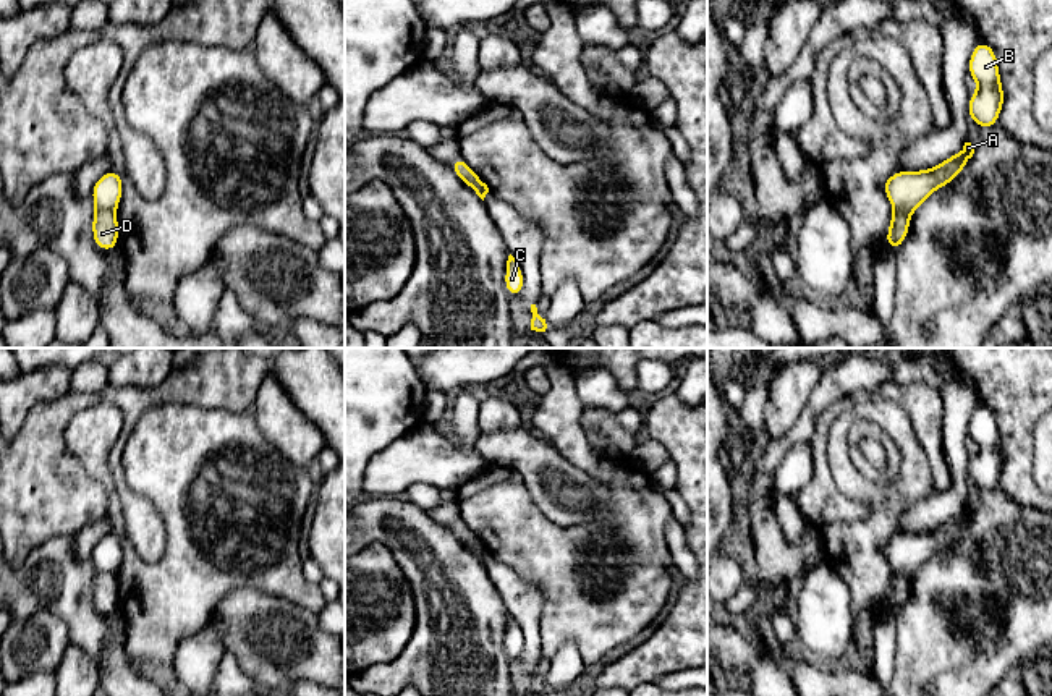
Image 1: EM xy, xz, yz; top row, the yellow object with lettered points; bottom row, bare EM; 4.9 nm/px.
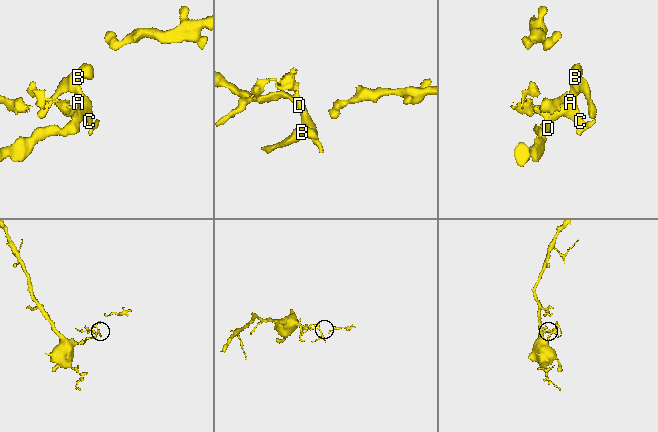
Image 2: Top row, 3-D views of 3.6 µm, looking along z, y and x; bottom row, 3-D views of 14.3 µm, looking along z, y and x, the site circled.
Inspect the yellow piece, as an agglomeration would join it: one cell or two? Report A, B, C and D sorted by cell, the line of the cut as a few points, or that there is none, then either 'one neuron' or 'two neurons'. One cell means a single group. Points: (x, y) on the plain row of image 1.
A B C / D; cut in xy along (96, 570), (114, 575); two neurons

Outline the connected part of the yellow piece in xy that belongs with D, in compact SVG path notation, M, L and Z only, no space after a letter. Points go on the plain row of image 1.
M94 573L92 599L99 612L108 613L118 610L118 579L113 573Z

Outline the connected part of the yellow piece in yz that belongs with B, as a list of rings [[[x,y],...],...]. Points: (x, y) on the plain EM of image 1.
[[[979,403],[971,414],[968,435],[978,445],[978,453],[968,461],[968,479],[979,490],[997,487],[1005,465],[999,437],[997,418],[990,408]]]

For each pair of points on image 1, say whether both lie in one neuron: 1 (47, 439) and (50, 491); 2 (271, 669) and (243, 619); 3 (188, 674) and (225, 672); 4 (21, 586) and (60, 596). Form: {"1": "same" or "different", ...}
{"1": "same", "2": "same", "3": "different", "4": "same"}

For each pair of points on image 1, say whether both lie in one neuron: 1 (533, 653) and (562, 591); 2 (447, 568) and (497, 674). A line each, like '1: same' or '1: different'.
1: different
2: same

